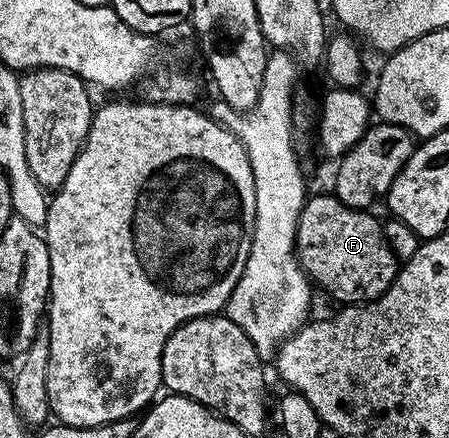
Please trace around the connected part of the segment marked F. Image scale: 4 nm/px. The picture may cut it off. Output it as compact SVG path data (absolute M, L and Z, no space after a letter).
M336 194L317 195L306 198L305 207L297 222L297 261L301 270L314 284L325 287L329 295L334 295L345 305L364 305L377 299L393 283L399 270L399 260L391 253L385 240L382 224L365 209L348 207L337 199Z

